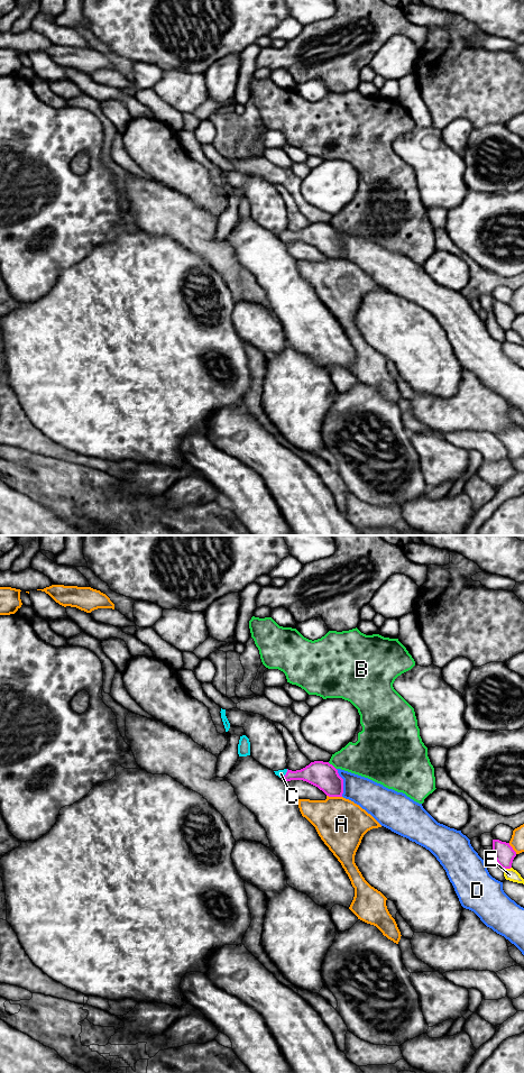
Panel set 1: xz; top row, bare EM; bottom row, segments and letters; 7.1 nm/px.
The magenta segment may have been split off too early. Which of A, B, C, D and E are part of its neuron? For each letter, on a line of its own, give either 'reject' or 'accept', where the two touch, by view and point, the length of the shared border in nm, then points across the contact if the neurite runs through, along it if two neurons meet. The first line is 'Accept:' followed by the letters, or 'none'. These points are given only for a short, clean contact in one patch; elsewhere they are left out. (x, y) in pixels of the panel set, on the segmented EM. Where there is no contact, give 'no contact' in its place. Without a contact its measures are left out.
Accept: C
A: reject; contact xz (334, 796); length 110 nm
B: reject; contact xz (332, 766); length 80 nm
C: accept; contact xz (286, 773); length 80 nm; way xz (319, 773), (286, 773), (281, 773)
D: reject; contact xz (342, 782); length 200 nm
E: reject; contact xz (507, 868); length 50 nm

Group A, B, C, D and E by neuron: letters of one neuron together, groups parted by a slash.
A / B / C / D / E

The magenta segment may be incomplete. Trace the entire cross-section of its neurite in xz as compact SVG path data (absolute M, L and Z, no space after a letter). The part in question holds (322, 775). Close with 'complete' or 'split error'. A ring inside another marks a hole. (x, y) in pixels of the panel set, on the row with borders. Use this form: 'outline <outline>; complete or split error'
outline M314 761L301 770L284 769L274 772L285 781L303 780L318 787L329 797L342 797L343 779L329 762Z; split error

